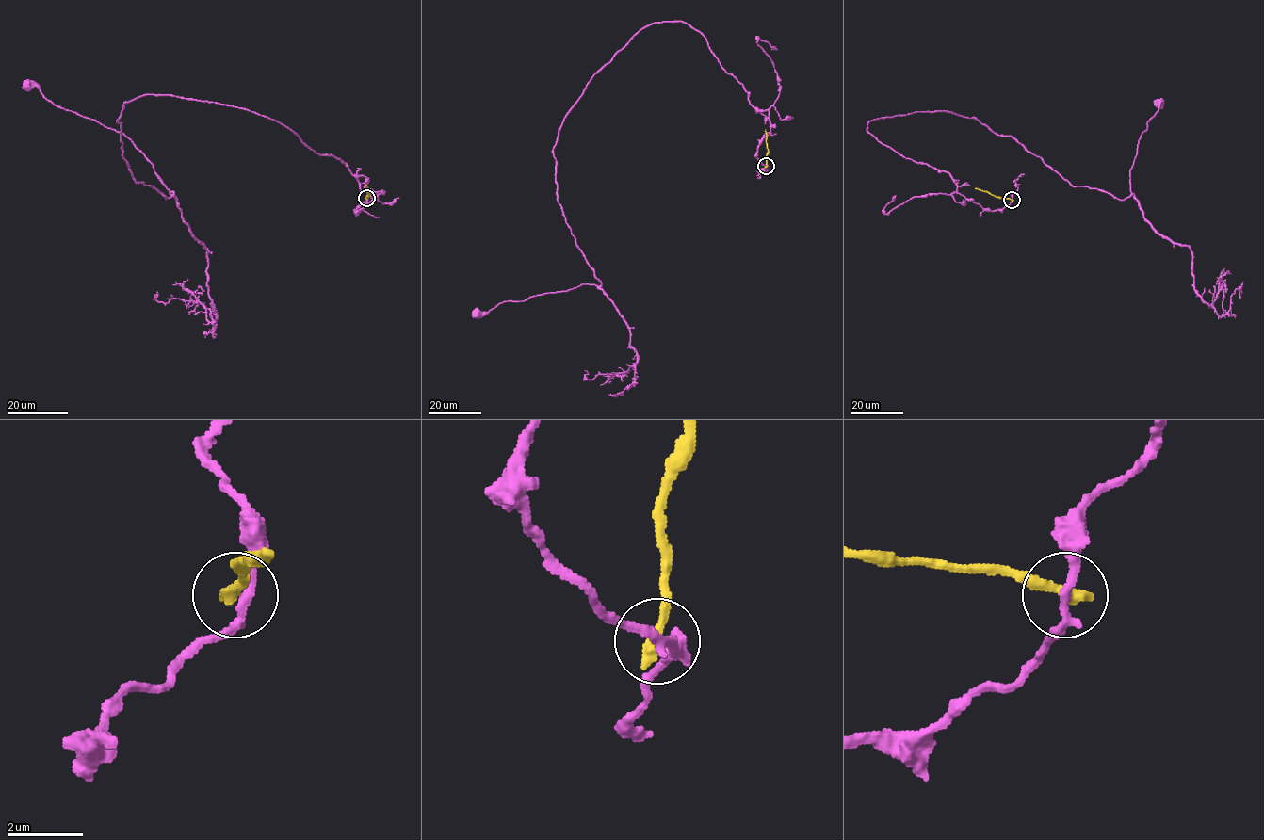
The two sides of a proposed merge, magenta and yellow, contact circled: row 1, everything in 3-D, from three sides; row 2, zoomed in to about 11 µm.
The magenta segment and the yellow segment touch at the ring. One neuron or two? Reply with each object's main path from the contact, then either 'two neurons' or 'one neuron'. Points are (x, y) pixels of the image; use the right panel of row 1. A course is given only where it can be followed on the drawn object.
course magenta (1012, 200), (984, 209), (866, 125), (922, 112), (976, 118), (1073, 186), (1126, 200), (1159, 104); course yellow (1012, 200), (975, 188); two neurons

